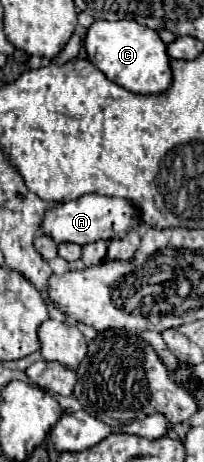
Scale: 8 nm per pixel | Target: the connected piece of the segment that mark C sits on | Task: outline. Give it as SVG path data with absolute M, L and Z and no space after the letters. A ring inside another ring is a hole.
M94 21L86 31L84 47L88 53L88 61L96 69L100 69L110 81L122 85L132 93L156 95L164 93L170 87L172 73L168 65L170 57L166 53L166 45L156 31L138 25L136 21Z

